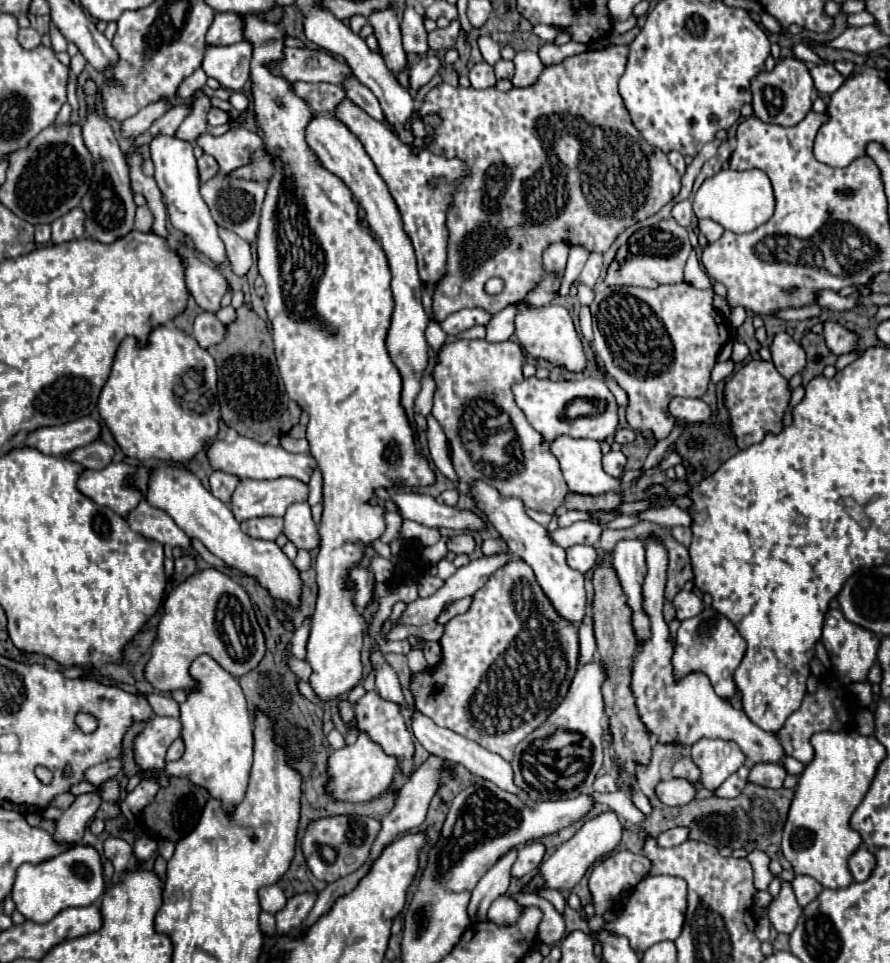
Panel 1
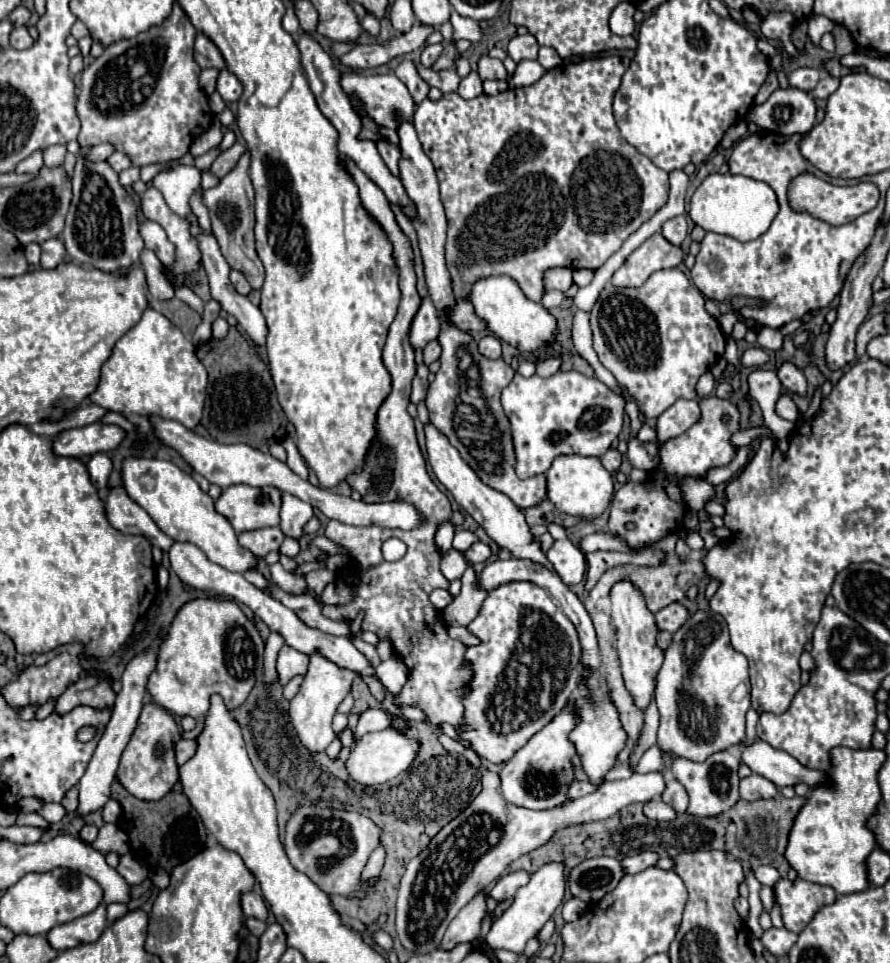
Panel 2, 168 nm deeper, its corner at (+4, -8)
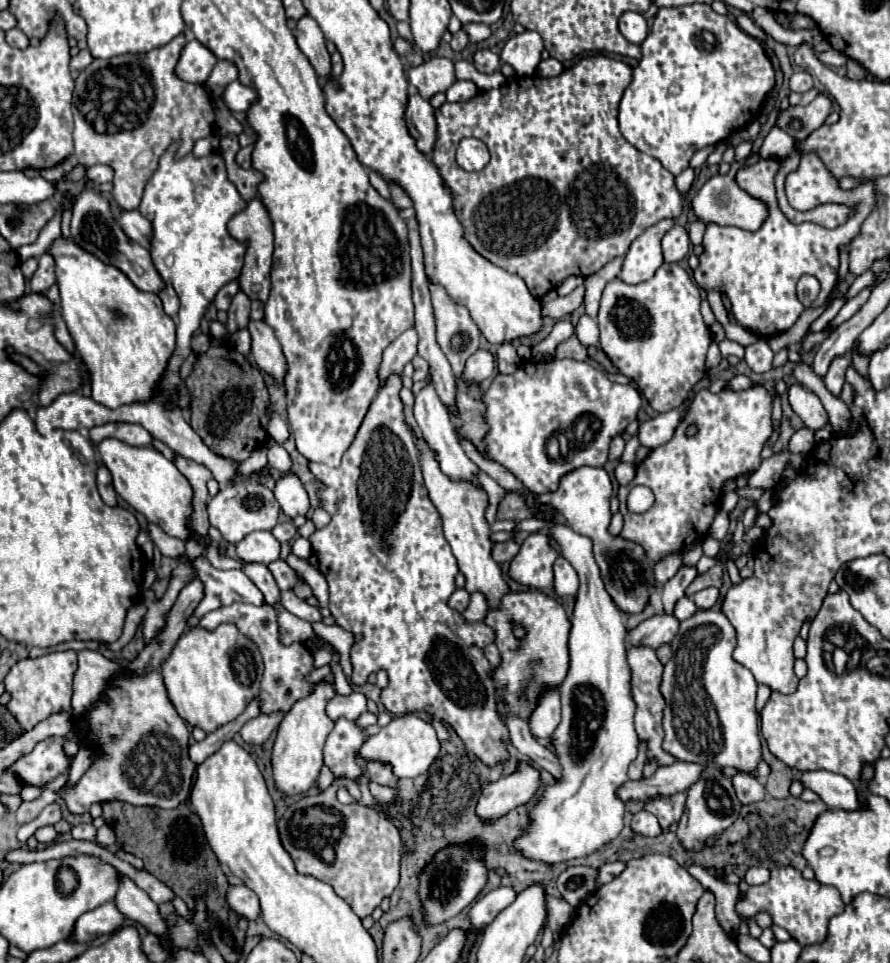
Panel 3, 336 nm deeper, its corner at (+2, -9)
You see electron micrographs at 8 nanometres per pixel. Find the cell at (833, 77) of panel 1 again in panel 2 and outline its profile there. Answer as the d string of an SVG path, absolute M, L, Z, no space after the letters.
M802 67L802 69L796 69L788 75L788 83L792 87L798 87L798 89L804 89L804 91L812 91L820 81L820 71L818 69L808 69L808 67Z

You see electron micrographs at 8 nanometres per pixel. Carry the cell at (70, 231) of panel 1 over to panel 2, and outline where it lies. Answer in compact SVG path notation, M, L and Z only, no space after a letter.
M52 237L42 243L42 259L40 259L42 269L52 269L54 265L62 263L64 257L66 257L66 247L64 247L62 239Z

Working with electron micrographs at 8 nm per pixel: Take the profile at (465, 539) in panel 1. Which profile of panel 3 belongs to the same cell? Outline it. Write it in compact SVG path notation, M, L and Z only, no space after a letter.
M504 542L504 544L496 544L494 546L494 558L496 558L496 562L512 562L514 560L514 556L518 554L518 550L520 550L520 544L518 542Z

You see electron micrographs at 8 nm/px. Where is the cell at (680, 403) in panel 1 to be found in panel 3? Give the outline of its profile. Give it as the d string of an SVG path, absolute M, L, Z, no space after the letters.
M684 402L676 410L658 414L656 418L650 418L650 420L642 422L640 428L638 428L638 440L640 440L640 444L650 448L650 450L666 444L672 438L674 430L676 430L676 422L680 422L680 410L684 410L684 406L688 406L688 402Z

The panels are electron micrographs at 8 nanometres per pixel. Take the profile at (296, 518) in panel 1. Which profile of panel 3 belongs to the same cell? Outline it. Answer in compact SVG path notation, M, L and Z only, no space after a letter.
M292 472L284 474L282 478L276 480L276 486L274 486L274 496L280 504L280 508L290 516L306 516L306 512L310 510L310 502L308 502L308 494L300 482L300 478Z

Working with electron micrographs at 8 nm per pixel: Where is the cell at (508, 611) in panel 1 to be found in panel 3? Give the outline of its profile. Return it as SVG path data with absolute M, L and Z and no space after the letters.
M516 592L508 602L508 614L516 618L516 622L524 622L528 630L532 630L532 638L528 638L528 650L524 654L516 654L516 642L512 642L512 630L508 630L508 618L504 614L486 614L488 626L496 630L496 646L502 652L502 664L494 670L494 682L498 692L498 702L502 704L500 716L518 714L528 720L532 714L532 702L536 702L536 694L540 694L540 686L560 686L568 672L568 630L570 620L562 604L544 592Z

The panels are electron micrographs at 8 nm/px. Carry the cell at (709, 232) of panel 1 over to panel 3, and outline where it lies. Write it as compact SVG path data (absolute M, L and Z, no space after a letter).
M696 220L696 222L690 224L690 228L688 228L688 236L690 236L690 242L692 242L692 244L702 244L704 228L706 228L706 224L700 222L700 220Z

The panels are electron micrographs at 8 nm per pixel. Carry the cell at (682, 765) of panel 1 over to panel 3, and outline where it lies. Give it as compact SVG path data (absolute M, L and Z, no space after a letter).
M686 792L674 794L674 796L658 796L652 798L644 804L644 810L654 814L662 826L662 830L666 830L672 822L678 822L682 812L684 812L684 804L686 804Z

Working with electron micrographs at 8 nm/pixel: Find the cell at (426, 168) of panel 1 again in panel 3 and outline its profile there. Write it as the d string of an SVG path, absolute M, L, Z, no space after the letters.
M302 16L298 20L298 28L294 36L296 36L300 50L306 54L312 68L316 70L316 74L320 78L328 78L330 76L330 54L326 50L324 34L320 26L316 24L316 20L310 16Z

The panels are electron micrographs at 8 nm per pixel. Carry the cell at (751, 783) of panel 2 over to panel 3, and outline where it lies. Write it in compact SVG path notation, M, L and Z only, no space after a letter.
M736 774L732 778L732 786L736 790L736 796L742 804L752 804L752 802L760 802L764 798L764 786L760 784L760 780L752 778L750 774Z

